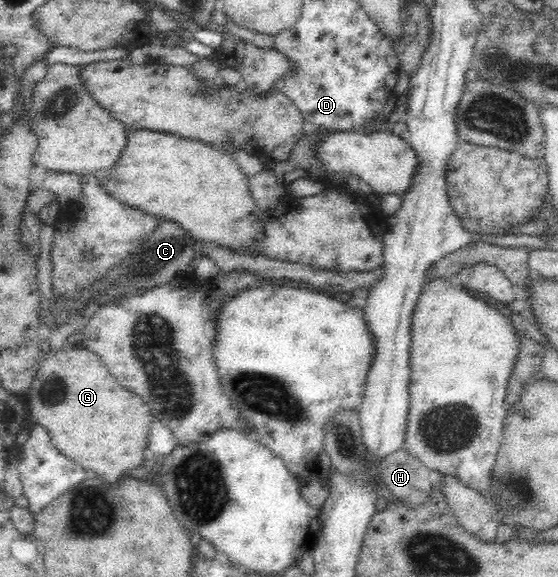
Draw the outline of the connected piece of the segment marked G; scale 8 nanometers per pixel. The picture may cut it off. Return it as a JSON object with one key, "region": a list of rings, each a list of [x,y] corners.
{"region":[[[67,344],[62,350],[50,353],[44,347],[39,359],[39,376],[31,383],[28,404],[30,419],[48,430],[53,446],[86,471],[94,471],[102,481],[118,483],[126,475],[124,471],[136,469],[144,463],[144,450],[153,421],[150,408],[138,395],[126,391],[122,385],[118,387],[100,356],[90,350]]]}

